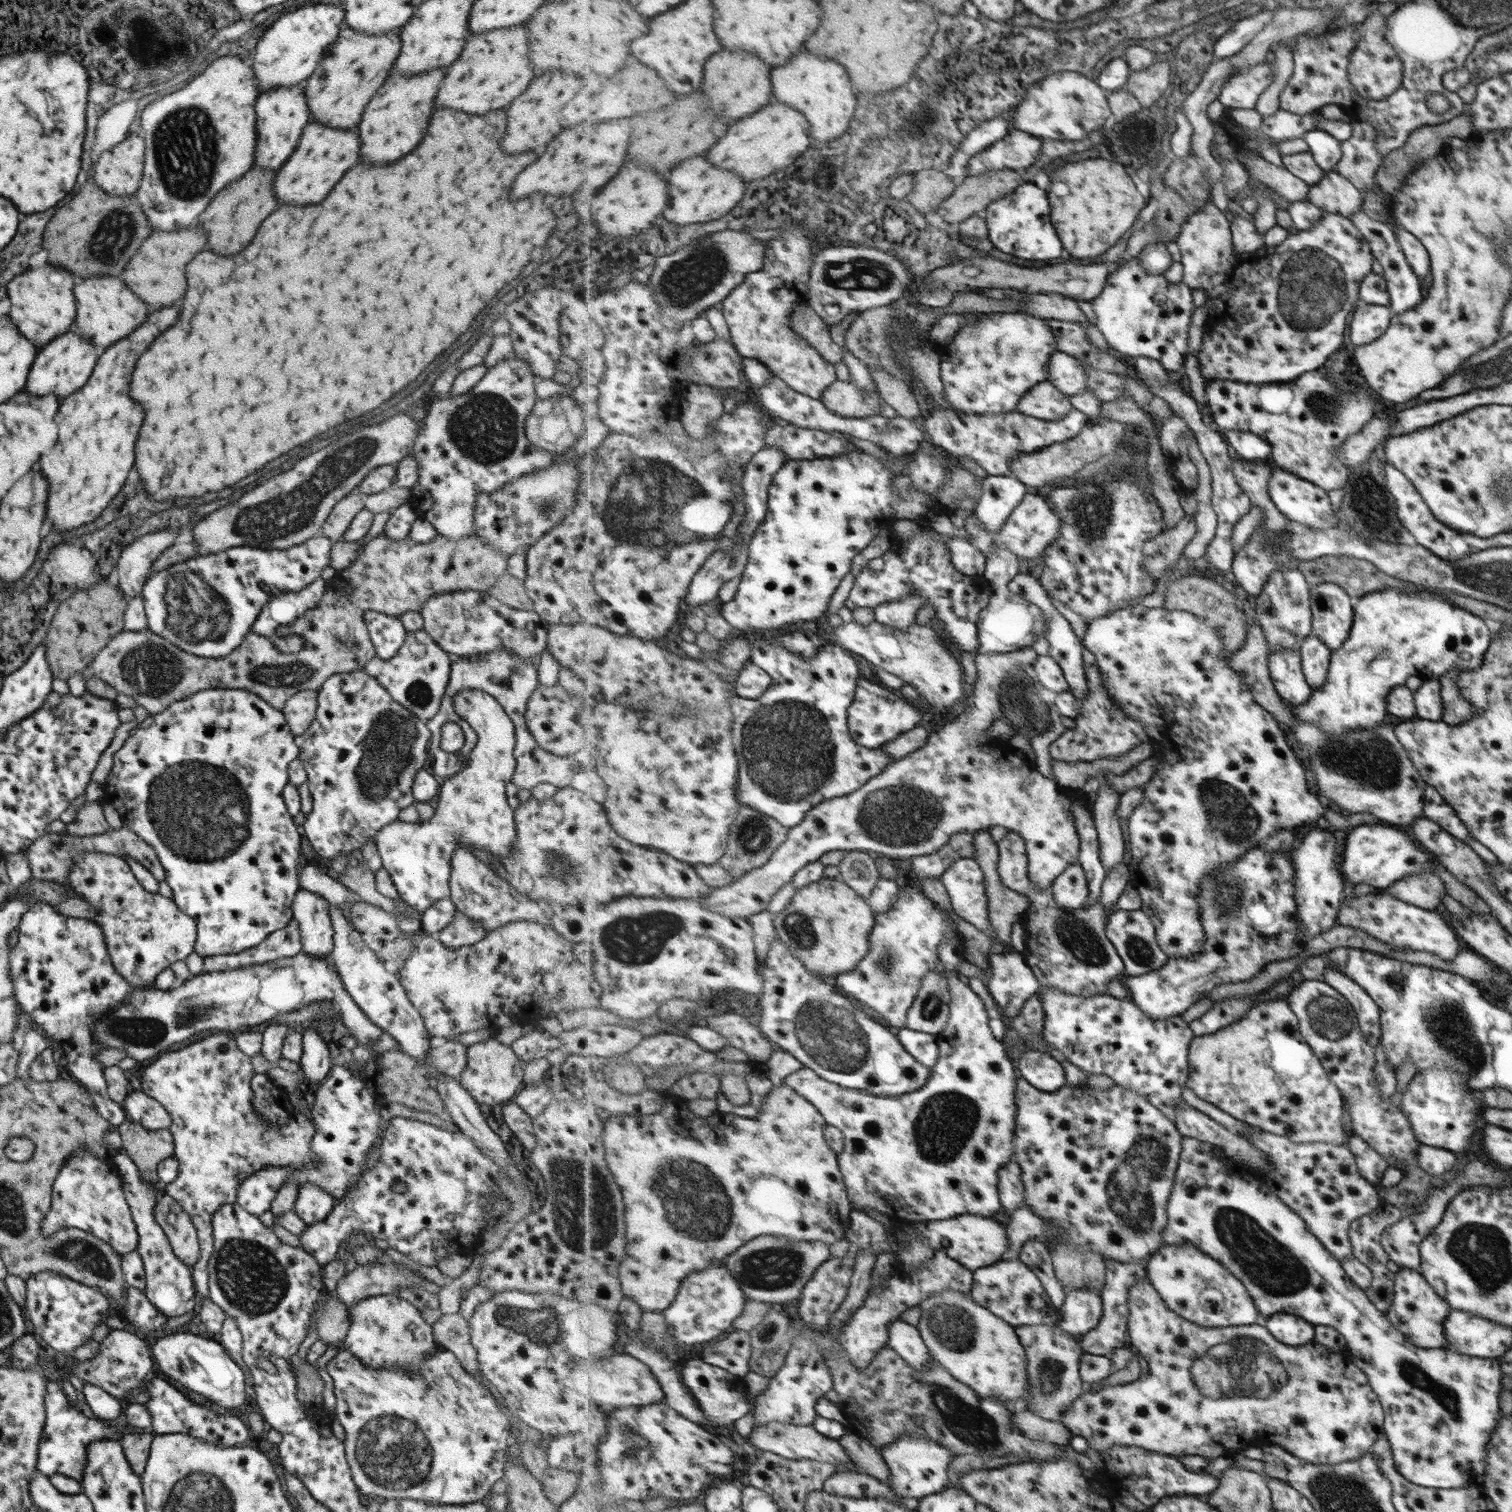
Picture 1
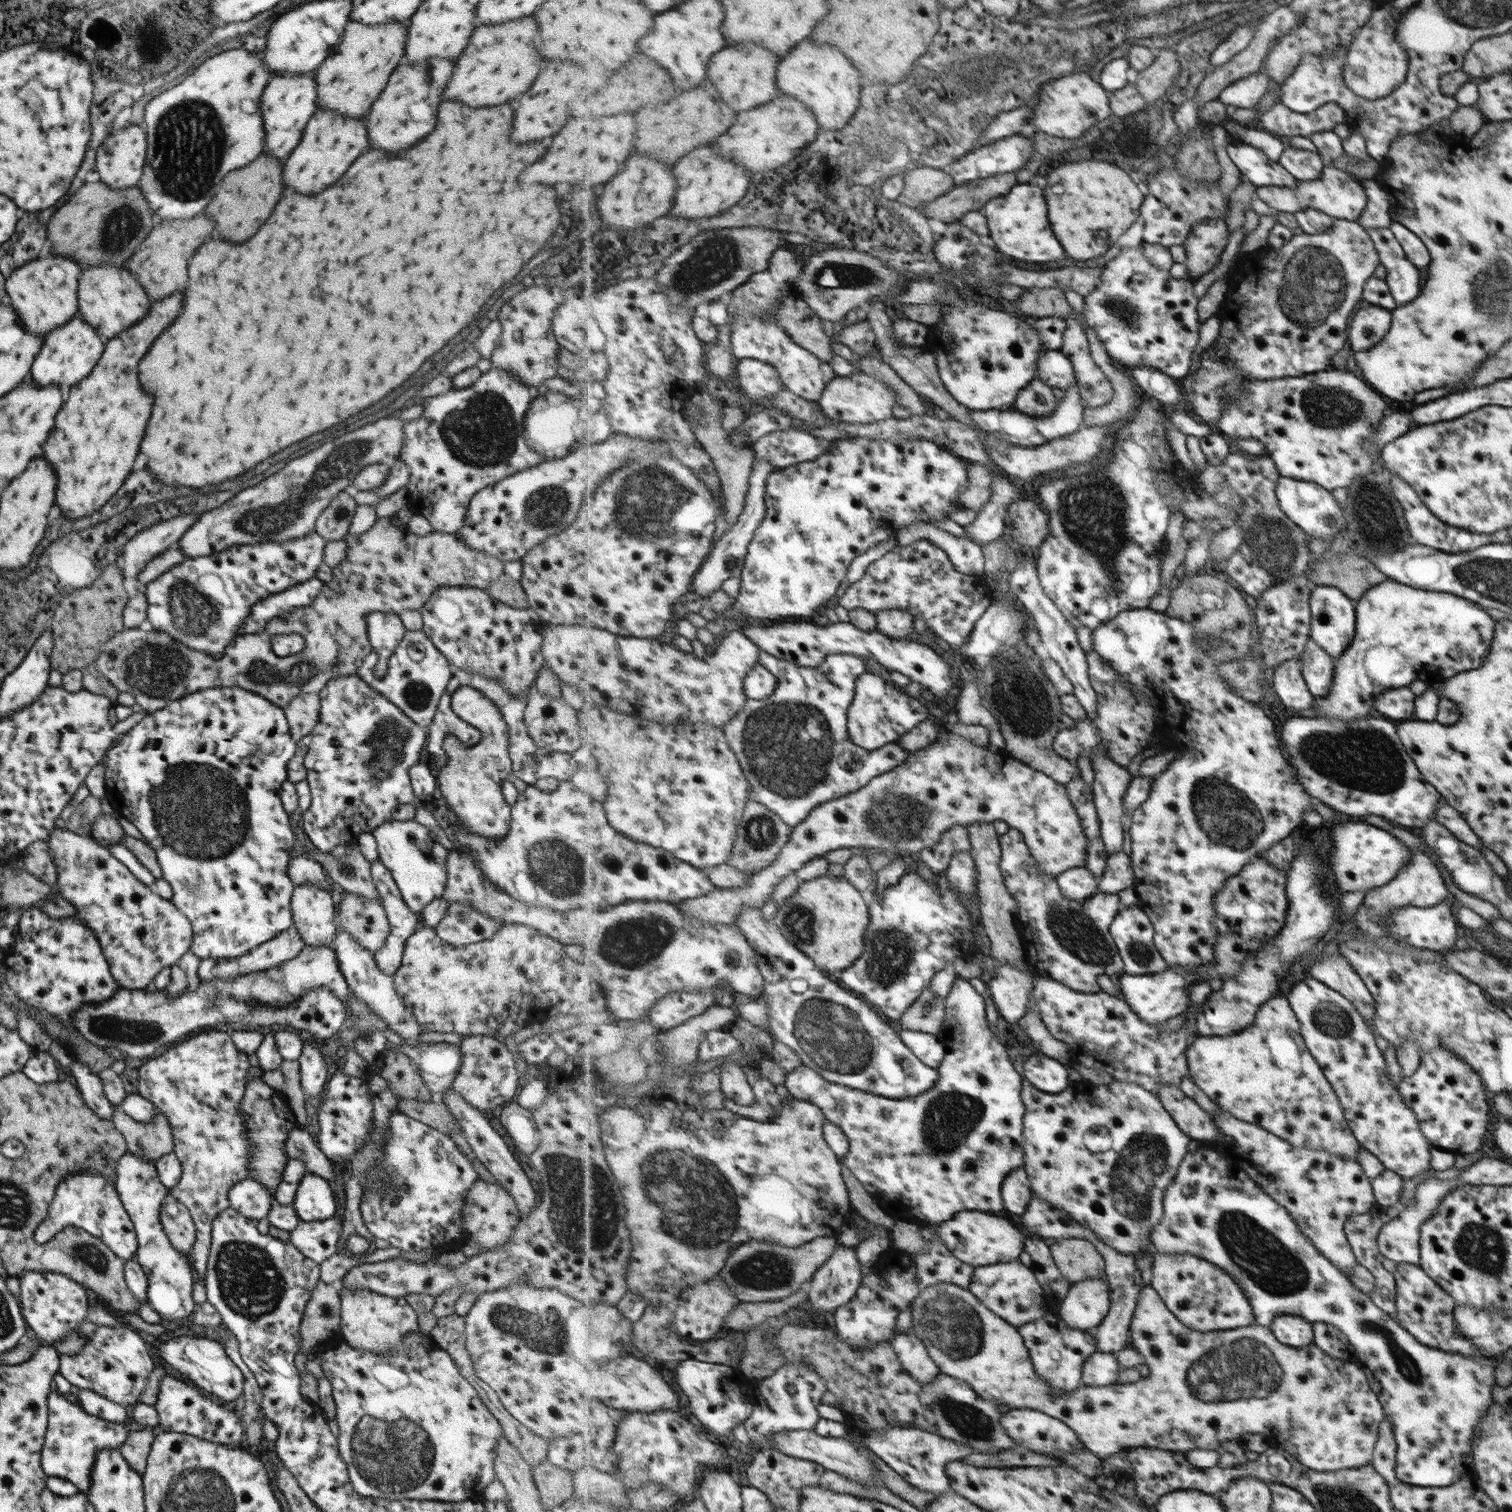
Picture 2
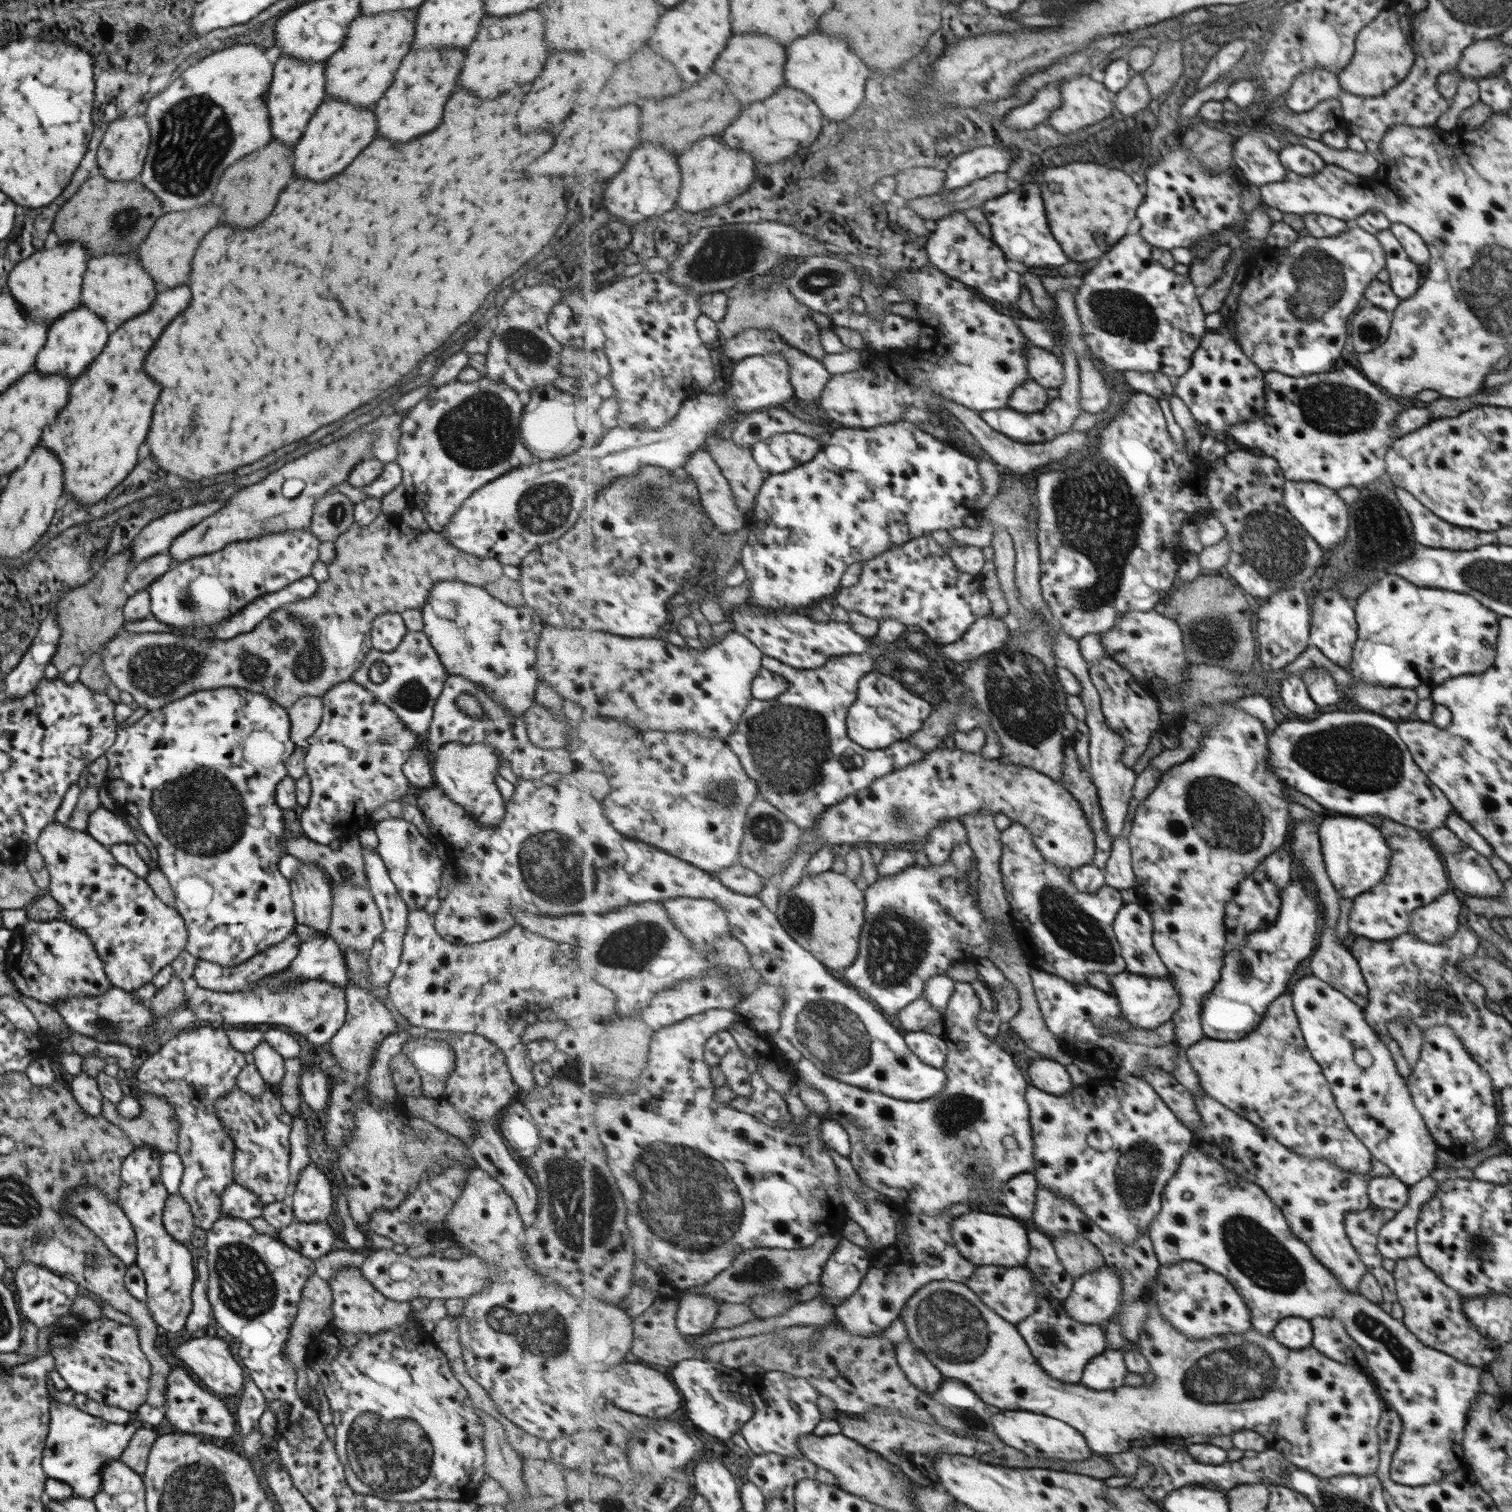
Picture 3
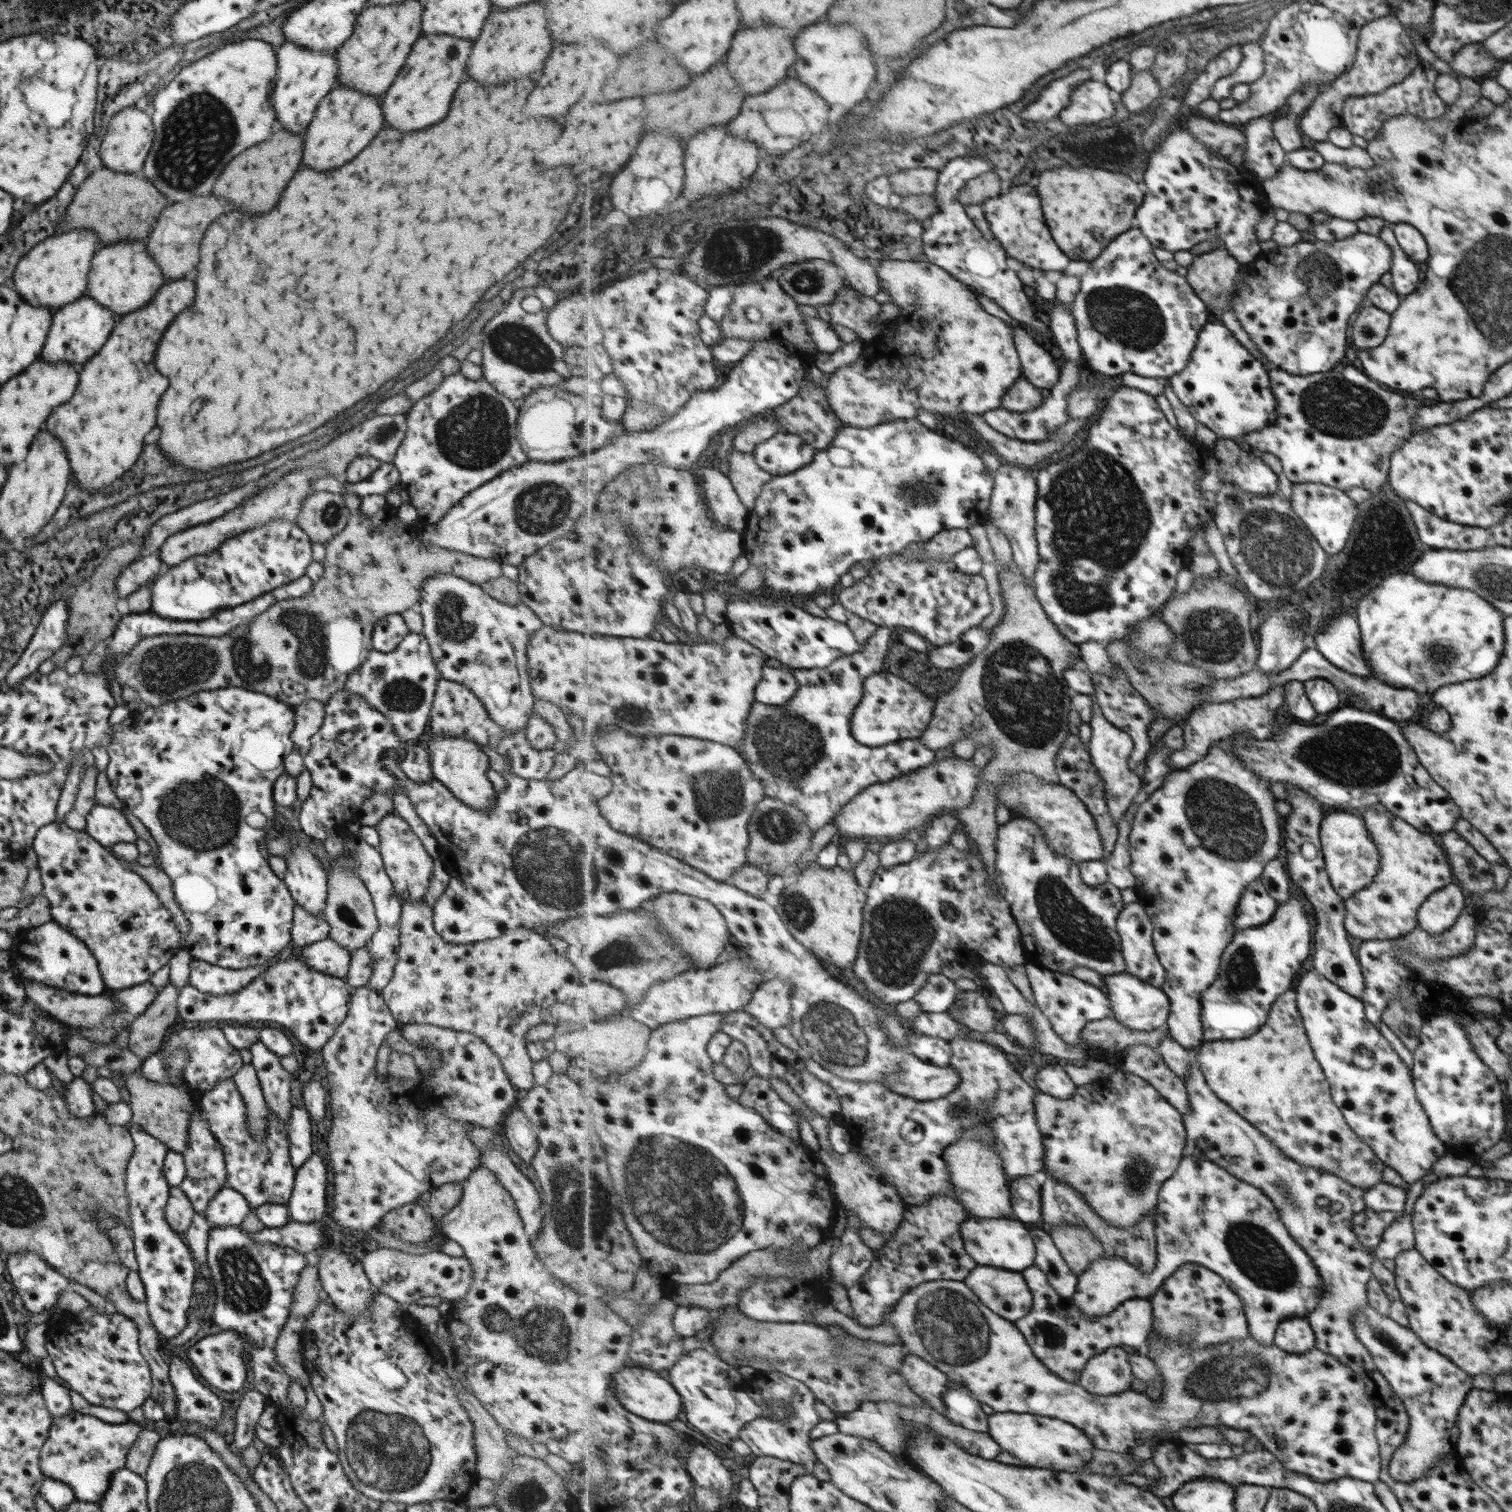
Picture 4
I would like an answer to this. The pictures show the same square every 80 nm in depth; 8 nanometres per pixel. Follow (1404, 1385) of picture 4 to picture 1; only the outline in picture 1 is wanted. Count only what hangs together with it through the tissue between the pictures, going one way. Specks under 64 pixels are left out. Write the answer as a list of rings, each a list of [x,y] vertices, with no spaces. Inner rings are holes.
[[[1187,1136],[1182,1142],[1182,1145],[1182,1157],[1180,1158],[1178,1173],[1176,1174],[1176,1181],[1174,1182],[1174,1190],[1173,1193],[1171,1193],[1170,1202],[1167,1207],[1169,1225],[1166,1226],[1164,1234],[1165,1244],[1175,1246],[1193,1244],[1213,1258],[1218,1259],[1219,1262],[1223,1263],[1223,1266],[1226,1266],[1229,1271],[1234,1272],[1234,1274],[1246,1284],[1247,1294],[1249,1294],[1255,1309],[1257,1309],[1260,1320],[1271,1317],[1271,1314],[1289,1314],[1305,1318],[1306,1321],[1312,1325],[1334,1327],[1334,1329],[1343,1336],[1343,1339],[1346,1340],[1345,1351],[1366,1366],[1364,1373],[1367,1374],[1367,1378],[1370,1379],[1370,1386],[1374,1393],[1378,1395],[1383,1411],[1385,1411],[1386,1414],[1386,1420],[1383,1421],[1383,1432],[1386,1435],[1386,1439],[1390,1442],[1394,1469],[1398,1471],[1405,1480],[1417,1486],[1436,1489],[1461,1489],[1468,1486],[1483,1487],[1483,1482],[1485,1482],[1487,1450],[1485,1446],[1487,1446],[1487,1442],[1490,1440],[1490,1434],[1497,1428],[1497,1423],[1502,1420],[1502,1414],[1497,1404],[1499,1391],[1502,1390],[1500,1385],[1502,1373],[1499,1371],[1498,1359],[1477,1358],[1441,1348],[1423,1349],[1422,1347],[1415,1347],[1401,1331],[1391,1326],[1390,1319],[1379,1311],[1374,1304],[1370,1302],[1367,1294],[1350,1280],[1349,1276],[1342,1270],[1342,1265],[1338,1259],[1335,1259],[1333,1255],[1330,1254],[1330,1251],[1306,1229],[1305,1222],[1286,1204],[1283,1204],[1279,1198],[1274,1195],[1273,1191],[1258,1177],[1250,1175],[1249,1168],[1243,1164],[1243,1162],[1238,1163],[1218,1145],[1205,1142],[1199,1138]]]

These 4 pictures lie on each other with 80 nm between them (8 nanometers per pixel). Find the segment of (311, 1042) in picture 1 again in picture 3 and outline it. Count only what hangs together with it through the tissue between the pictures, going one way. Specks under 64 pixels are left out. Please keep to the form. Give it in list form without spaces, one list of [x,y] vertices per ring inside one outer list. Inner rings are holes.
[[[310,1065],[308,1068],[301,1068],[300,1077],[298,1085],[303,1102],[314,1112],[323,1112],[326,1108],[327,1096],[329,1096],[325,1076],[321,1074],[317,1065]]]

